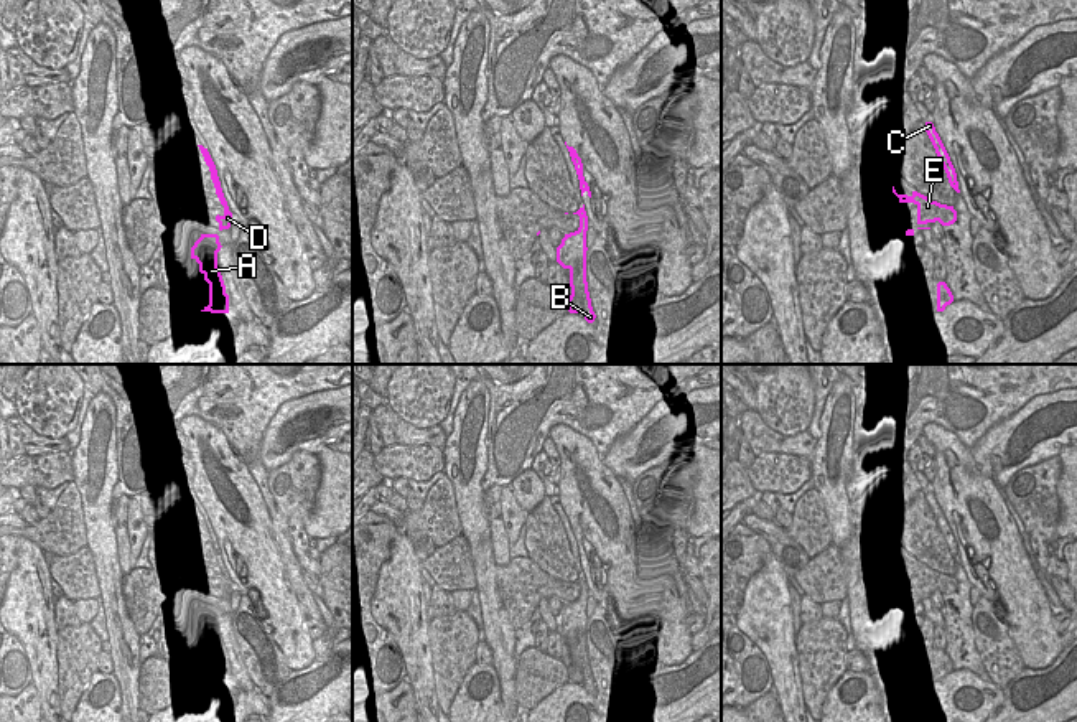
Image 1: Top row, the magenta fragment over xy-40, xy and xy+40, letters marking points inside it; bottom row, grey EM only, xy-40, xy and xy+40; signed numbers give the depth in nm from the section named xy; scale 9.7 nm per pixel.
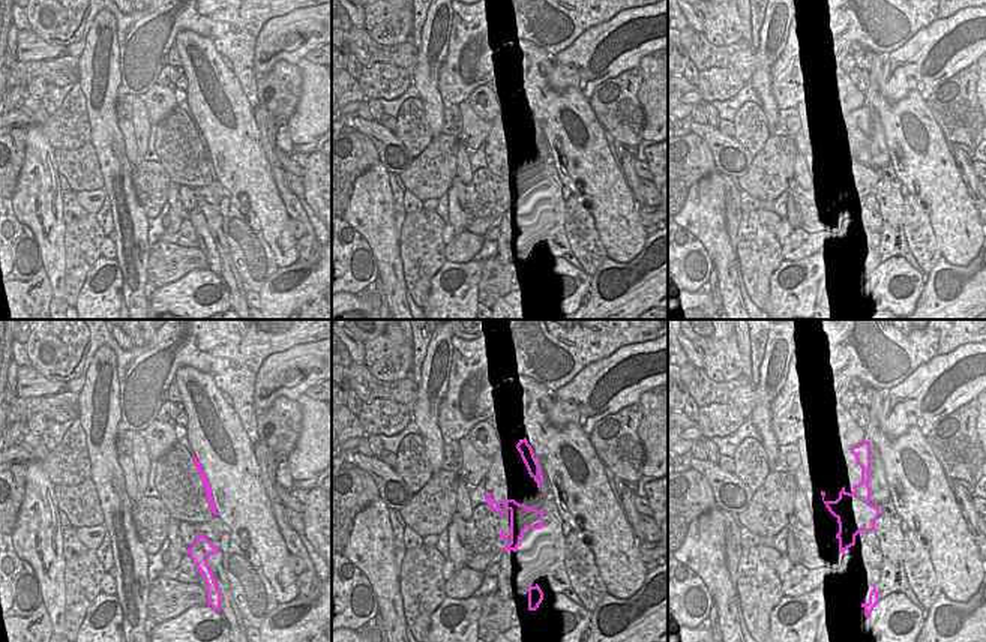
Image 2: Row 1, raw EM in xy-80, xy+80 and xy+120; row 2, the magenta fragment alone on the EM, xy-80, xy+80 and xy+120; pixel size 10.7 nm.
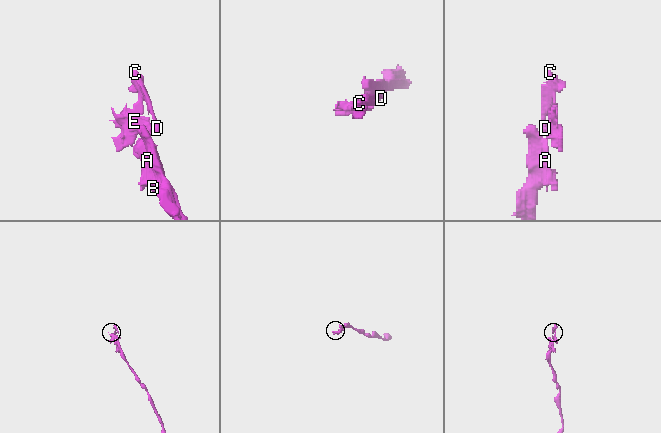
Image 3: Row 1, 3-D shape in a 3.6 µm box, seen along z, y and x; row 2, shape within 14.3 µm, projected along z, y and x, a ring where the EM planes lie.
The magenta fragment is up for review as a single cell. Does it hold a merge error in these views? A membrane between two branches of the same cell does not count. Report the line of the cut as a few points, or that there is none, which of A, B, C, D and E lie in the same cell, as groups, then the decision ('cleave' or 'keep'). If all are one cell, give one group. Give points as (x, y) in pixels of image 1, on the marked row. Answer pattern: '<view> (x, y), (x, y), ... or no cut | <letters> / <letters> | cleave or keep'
xy (573, 233), (585, 238) | A B / C D E | cleave

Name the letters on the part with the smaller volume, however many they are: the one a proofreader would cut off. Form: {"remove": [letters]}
{"remove": ["C", "D", "E"]}

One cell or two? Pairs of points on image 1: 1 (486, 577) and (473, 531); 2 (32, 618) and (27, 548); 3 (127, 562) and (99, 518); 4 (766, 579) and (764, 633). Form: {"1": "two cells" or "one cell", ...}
{"1": "one cell", "2": "one cell", "3": "two cells", "4": "one cell"}

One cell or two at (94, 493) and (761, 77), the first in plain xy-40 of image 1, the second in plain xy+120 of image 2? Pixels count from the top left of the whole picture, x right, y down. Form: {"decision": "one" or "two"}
{"decision": "one"}

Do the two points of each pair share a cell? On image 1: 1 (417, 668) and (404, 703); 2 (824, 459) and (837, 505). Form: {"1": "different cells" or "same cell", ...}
{"1": "different cells", "2": "same cell"}

